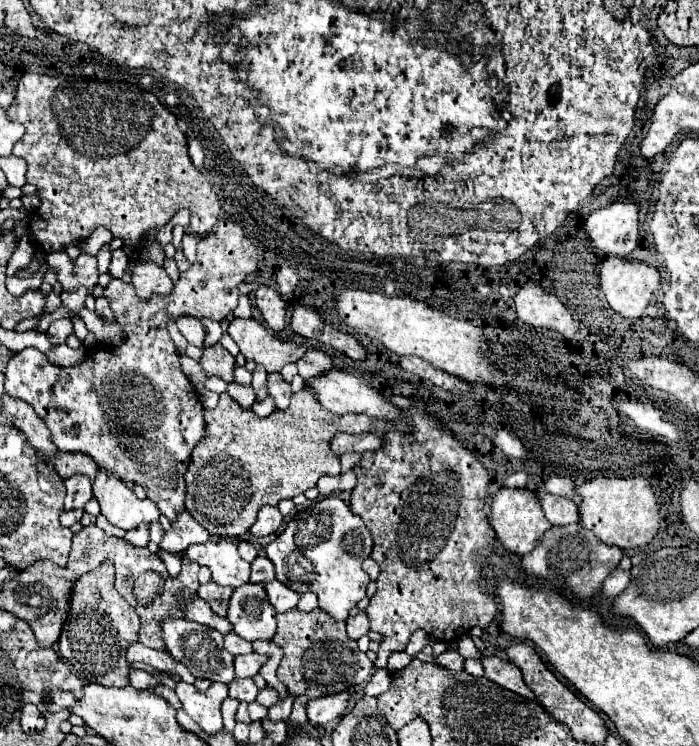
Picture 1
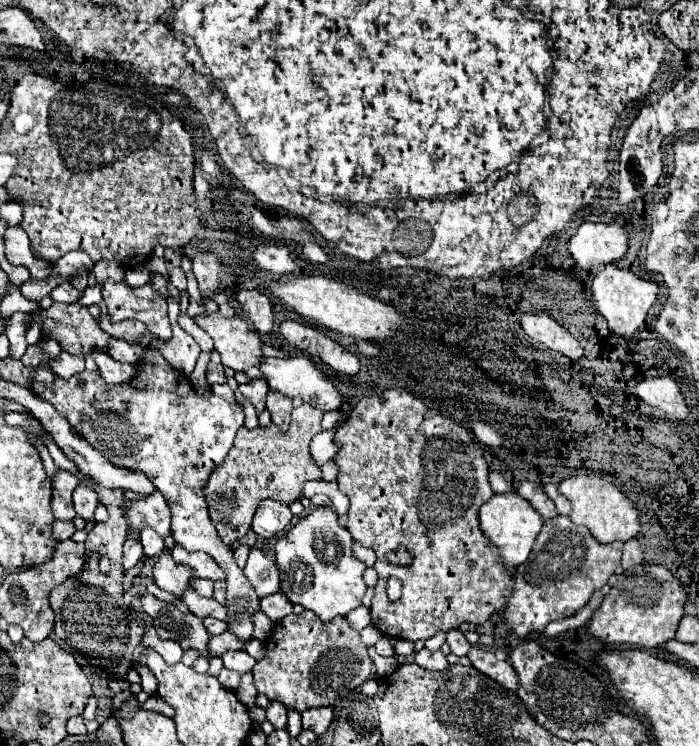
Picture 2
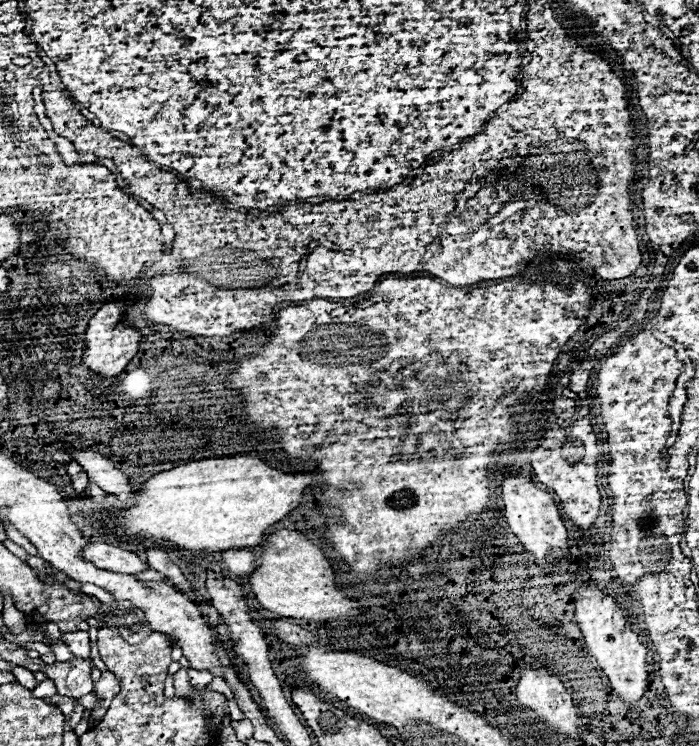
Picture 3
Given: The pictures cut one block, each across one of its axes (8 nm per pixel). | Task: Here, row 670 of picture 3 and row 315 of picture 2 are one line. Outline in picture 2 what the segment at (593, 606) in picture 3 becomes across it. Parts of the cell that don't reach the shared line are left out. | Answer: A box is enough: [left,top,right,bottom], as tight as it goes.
[592,266,658,336]

